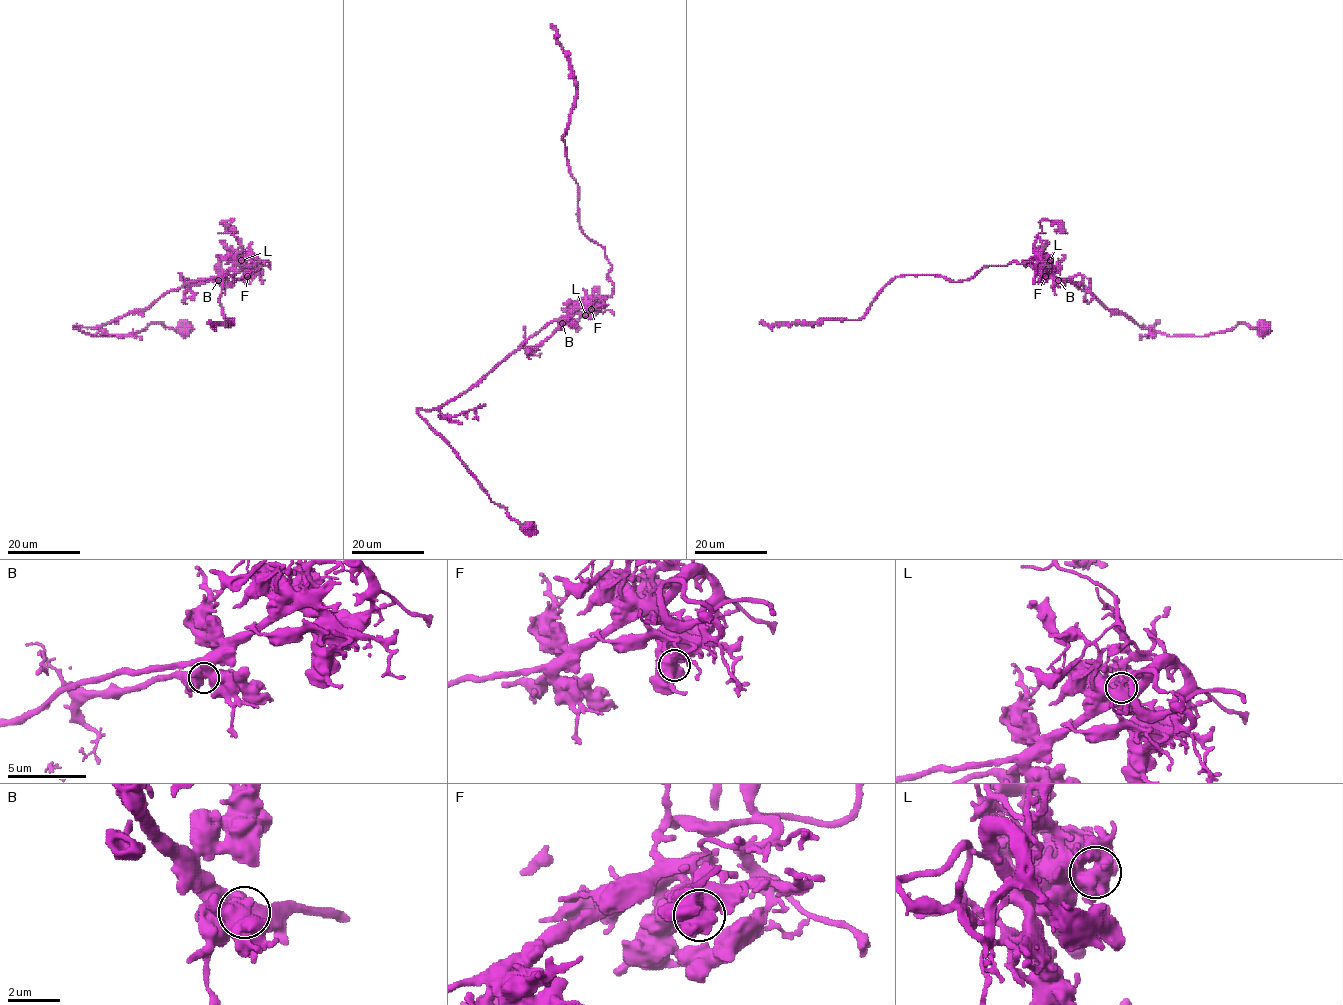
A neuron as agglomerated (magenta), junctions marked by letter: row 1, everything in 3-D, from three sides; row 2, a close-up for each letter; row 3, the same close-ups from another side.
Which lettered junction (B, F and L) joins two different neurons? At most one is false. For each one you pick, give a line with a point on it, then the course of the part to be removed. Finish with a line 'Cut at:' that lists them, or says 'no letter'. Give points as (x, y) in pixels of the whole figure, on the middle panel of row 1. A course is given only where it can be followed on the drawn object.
L: Place: (585, 315). Course of the part to remove: (585, 315), (579, 313), (580, 299), (583, 298), (570, 306), (576, 304), (569, 326), (572, 327), (577, 321)
Cut at: L

